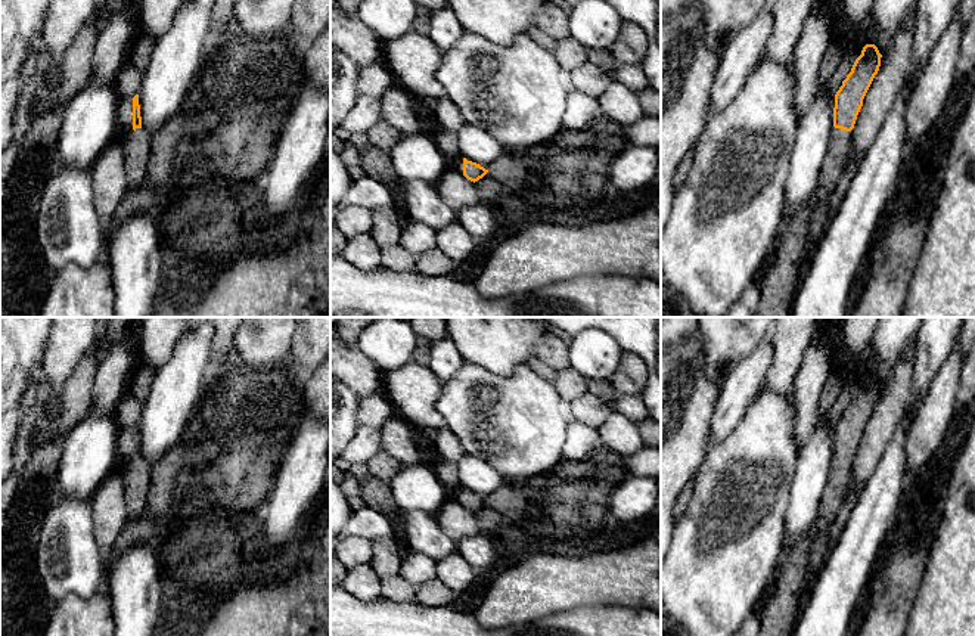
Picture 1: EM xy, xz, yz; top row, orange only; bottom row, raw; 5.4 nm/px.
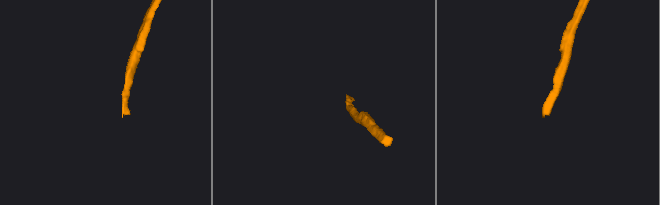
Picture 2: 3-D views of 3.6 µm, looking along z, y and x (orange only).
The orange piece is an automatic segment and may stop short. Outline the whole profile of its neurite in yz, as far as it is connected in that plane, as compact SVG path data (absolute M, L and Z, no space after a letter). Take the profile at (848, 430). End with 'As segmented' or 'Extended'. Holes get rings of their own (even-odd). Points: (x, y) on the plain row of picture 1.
M866 375L861 385L856 390L851 403L835 425L835 459L813 524L813 546L810 549L804 580L805 595L813 586L829 553L827 528L833 522L847 496L851 477L851 460L854 459L857 446L863 437L863 429L879 401L881 388L882 385L875 375Z. Extended

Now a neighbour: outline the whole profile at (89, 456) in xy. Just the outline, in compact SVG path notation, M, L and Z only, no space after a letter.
M93 407L77 422L63 443L55 480L55 500L91 499L99 484L117 468L119 428L114 412L97 413Z

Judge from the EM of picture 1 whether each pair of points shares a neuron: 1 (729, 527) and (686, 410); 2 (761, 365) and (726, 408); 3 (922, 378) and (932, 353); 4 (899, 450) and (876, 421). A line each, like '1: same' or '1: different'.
1: different
2: same
3: same
4: different

